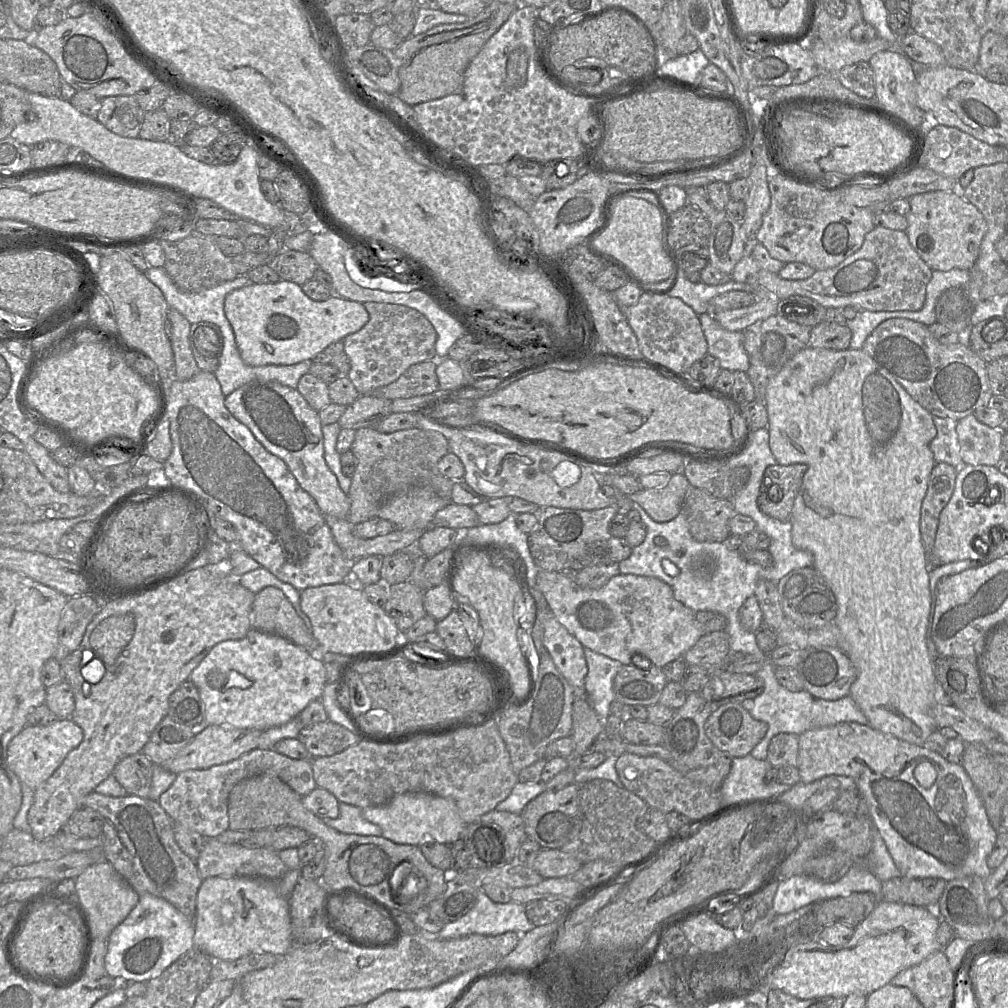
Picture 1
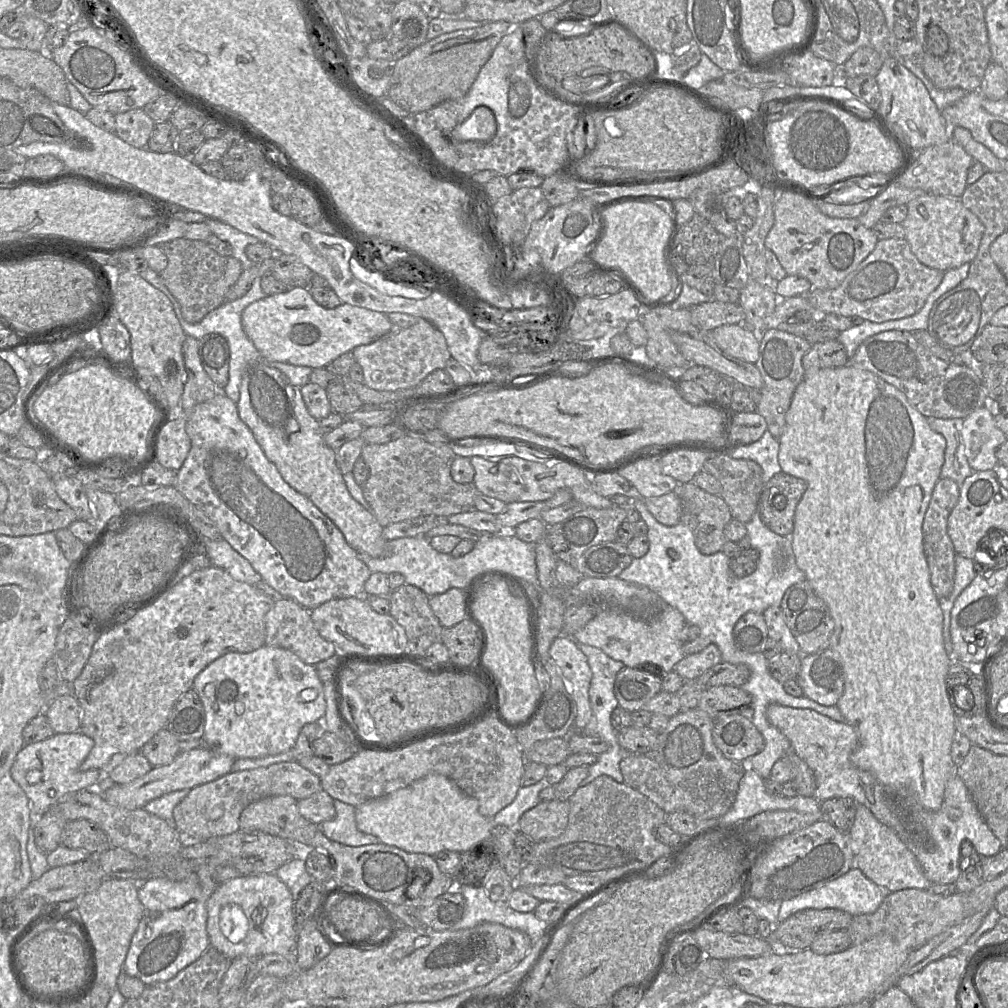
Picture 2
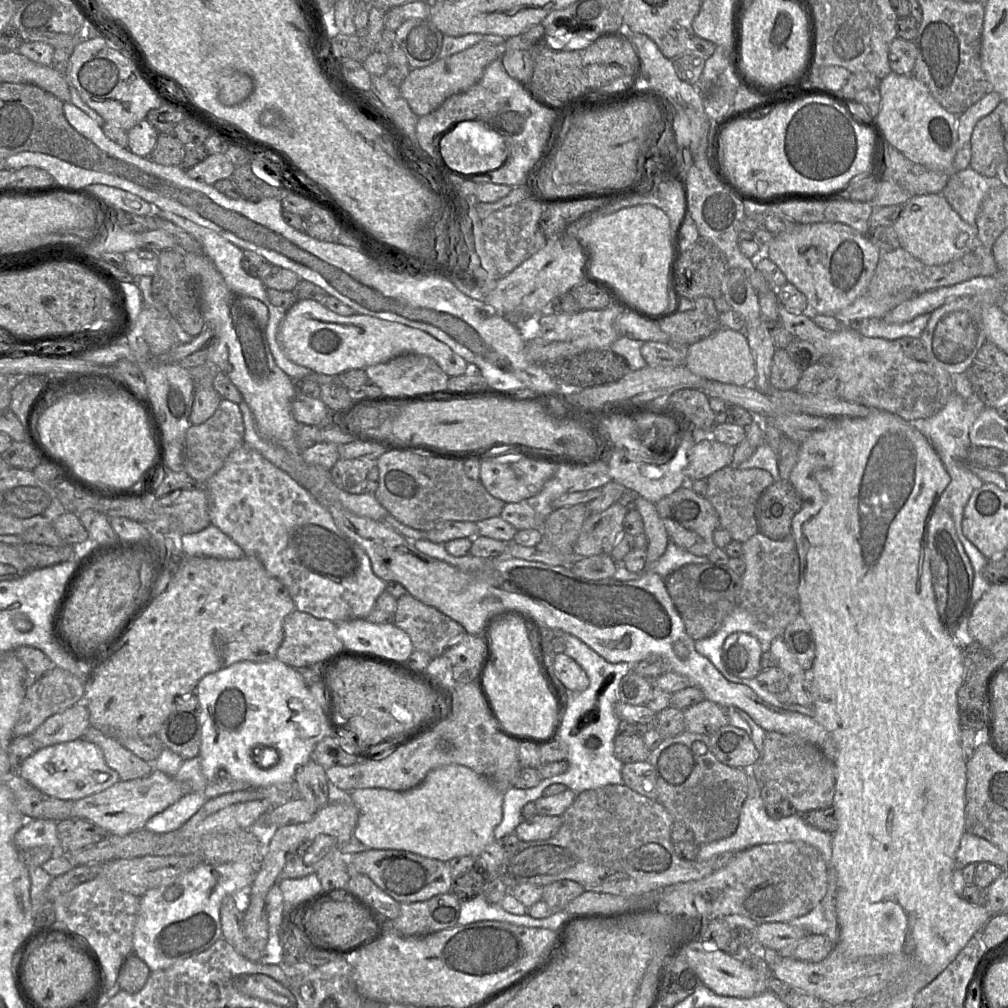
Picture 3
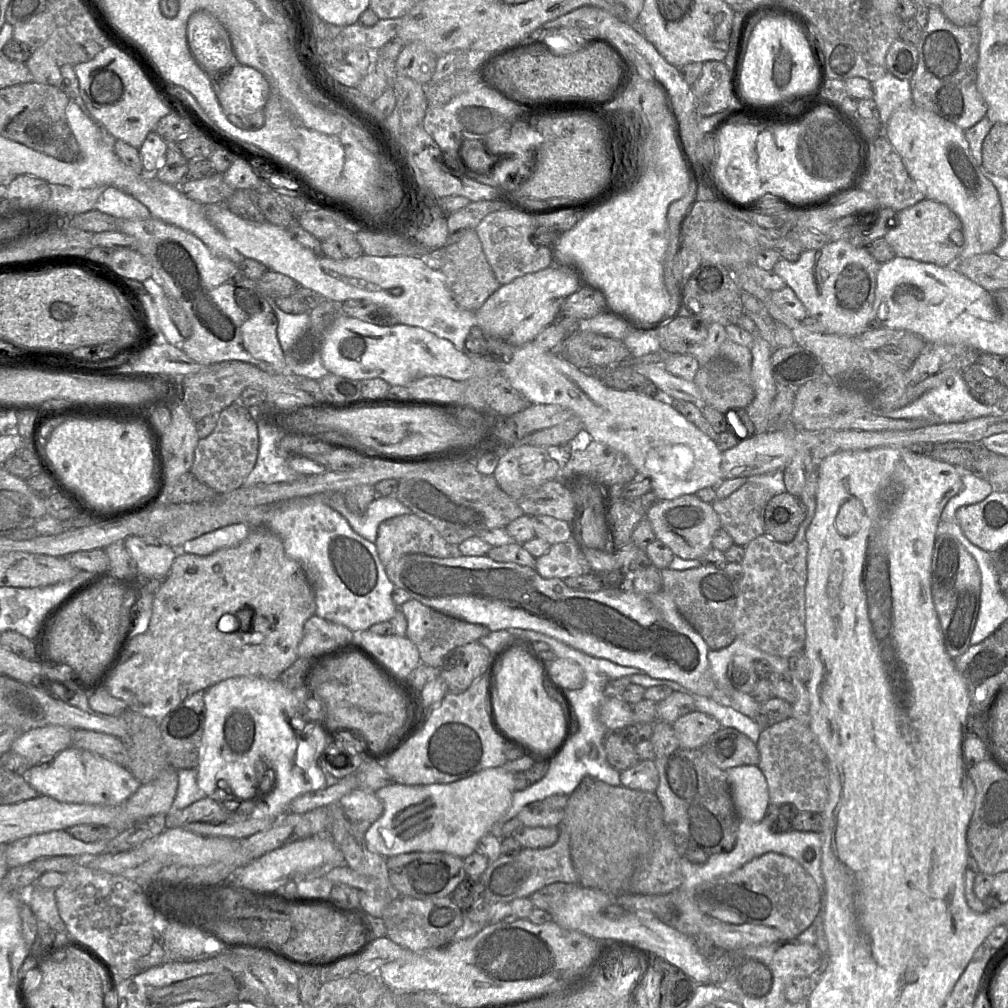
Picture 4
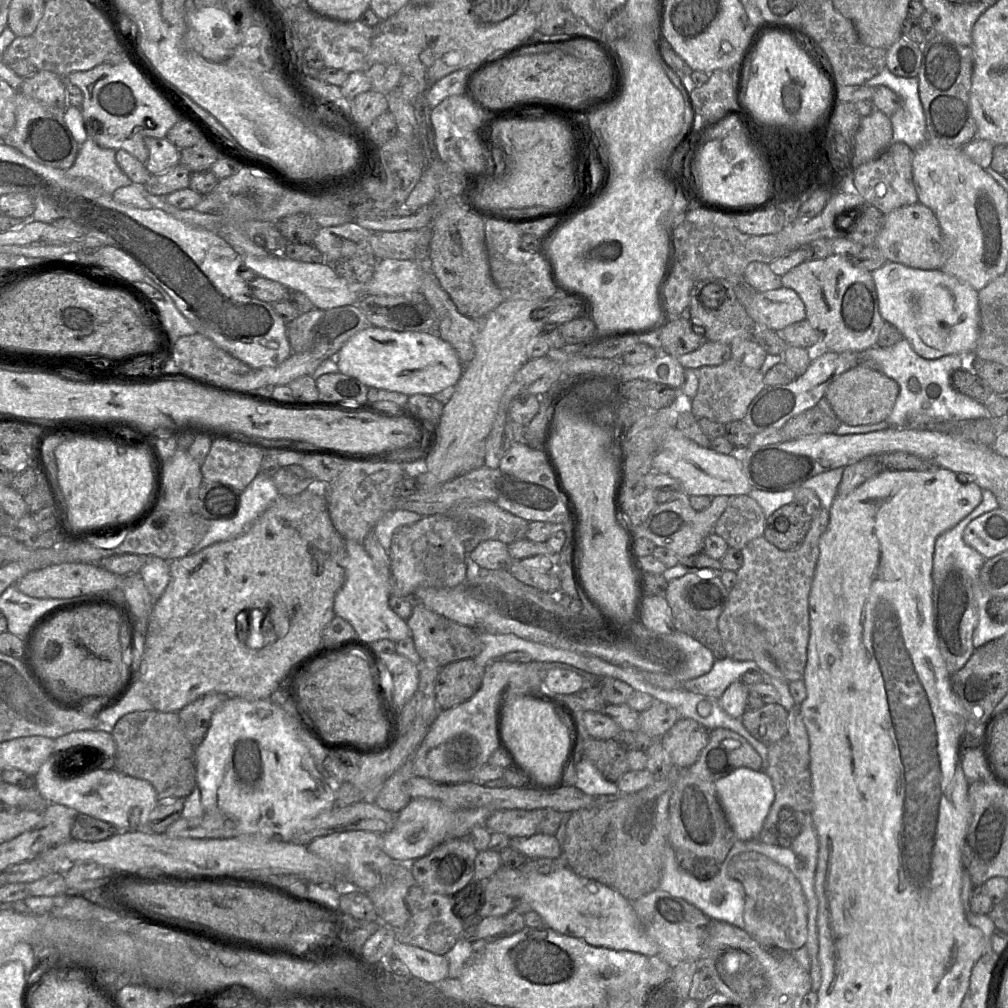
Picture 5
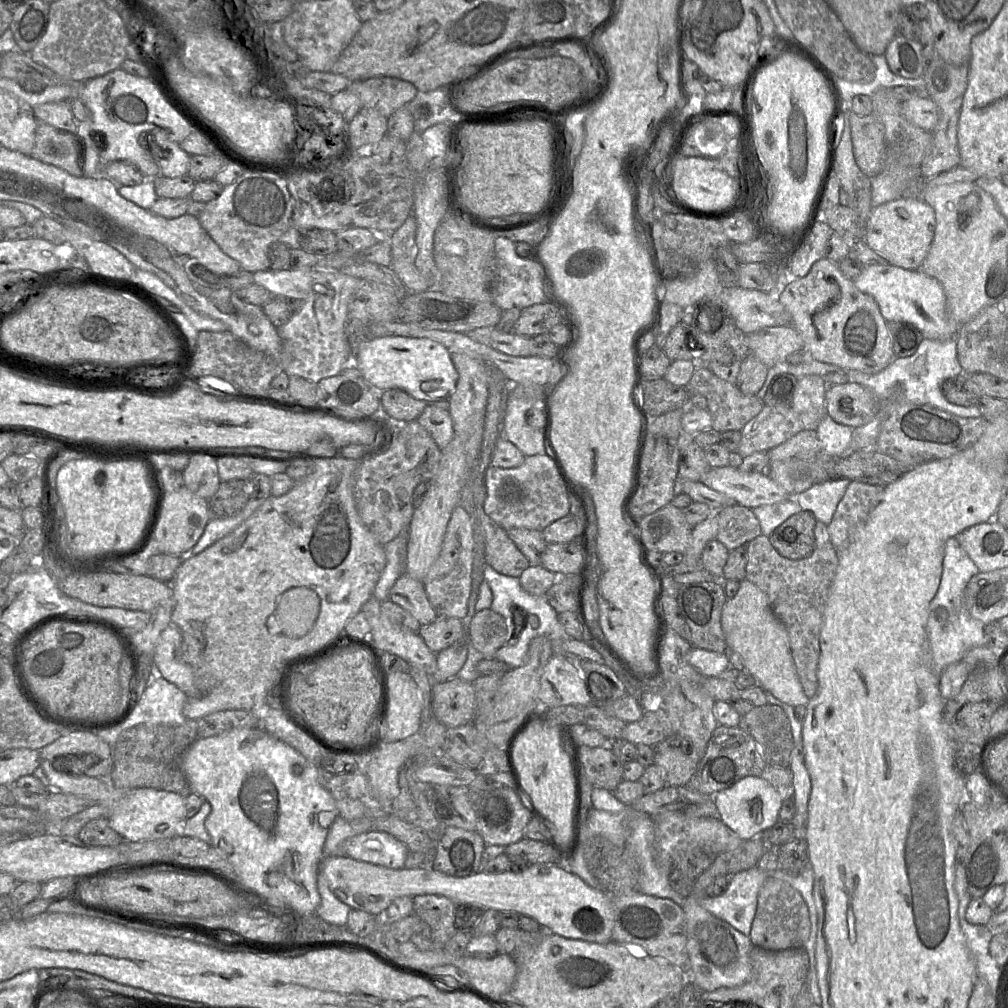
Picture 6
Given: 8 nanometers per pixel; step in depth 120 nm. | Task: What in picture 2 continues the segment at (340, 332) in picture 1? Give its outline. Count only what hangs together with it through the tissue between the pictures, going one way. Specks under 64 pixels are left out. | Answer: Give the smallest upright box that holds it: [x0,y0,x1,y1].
[241,287,391,369]

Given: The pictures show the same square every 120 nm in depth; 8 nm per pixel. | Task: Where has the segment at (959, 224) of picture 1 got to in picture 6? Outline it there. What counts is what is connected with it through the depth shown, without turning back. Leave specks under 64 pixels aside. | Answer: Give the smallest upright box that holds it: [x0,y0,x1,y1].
[864,198,936,270]

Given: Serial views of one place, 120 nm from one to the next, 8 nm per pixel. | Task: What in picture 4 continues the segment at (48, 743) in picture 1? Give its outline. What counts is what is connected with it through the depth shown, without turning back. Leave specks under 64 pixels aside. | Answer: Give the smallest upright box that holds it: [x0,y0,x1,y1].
[26,746,142,806]

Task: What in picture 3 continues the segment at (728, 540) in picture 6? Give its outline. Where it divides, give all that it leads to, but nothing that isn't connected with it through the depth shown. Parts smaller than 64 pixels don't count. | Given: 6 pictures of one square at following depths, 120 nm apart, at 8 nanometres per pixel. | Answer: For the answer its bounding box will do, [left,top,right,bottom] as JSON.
[706,466,775,543]

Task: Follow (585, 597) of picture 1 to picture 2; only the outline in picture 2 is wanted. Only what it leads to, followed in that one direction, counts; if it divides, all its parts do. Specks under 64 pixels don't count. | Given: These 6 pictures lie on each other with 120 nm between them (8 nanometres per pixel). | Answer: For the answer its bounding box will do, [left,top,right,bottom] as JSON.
[572,605,686,676]

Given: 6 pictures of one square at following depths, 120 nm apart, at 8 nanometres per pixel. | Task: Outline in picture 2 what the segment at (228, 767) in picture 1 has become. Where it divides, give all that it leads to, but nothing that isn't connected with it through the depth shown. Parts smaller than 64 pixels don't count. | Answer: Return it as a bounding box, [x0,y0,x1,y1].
[173,761,321,844]

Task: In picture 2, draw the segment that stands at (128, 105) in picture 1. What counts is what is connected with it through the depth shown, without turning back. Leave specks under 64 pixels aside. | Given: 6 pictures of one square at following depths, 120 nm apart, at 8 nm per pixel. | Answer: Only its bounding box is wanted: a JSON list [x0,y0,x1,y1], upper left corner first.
[114,109,155,148]

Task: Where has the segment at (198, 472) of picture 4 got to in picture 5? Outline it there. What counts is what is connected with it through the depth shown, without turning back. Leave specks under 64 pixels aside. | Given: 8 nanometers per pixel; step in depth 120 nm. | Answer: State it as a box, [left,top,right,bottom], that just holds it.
[200,440,264,491]

